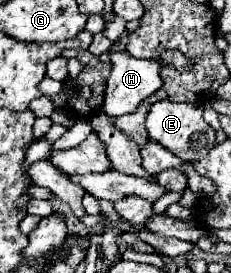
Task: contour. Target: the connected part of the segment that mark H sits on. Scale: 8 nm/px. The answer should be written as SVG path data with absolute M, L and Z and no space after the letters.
M117 50L117 52L109 52L111 58L111 76L107 80L107 90L105 90L105 102L101 106L101 110L109 116L123 116L127 112L133 112L141 100L145 100L147 96L155 94L161 86L163 80L159 76L159 68L161 64L155 60L143 60L143 58L135 58L131 56L127 50Z

